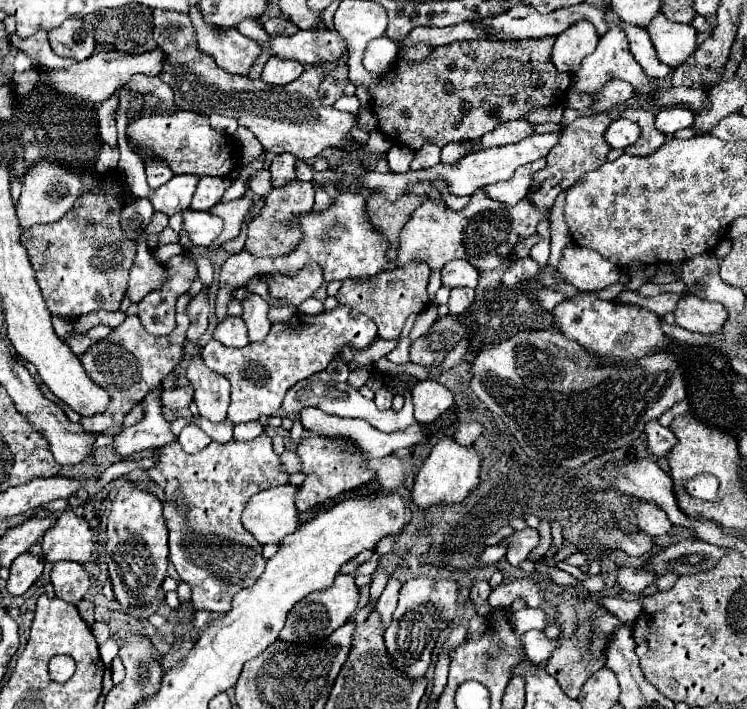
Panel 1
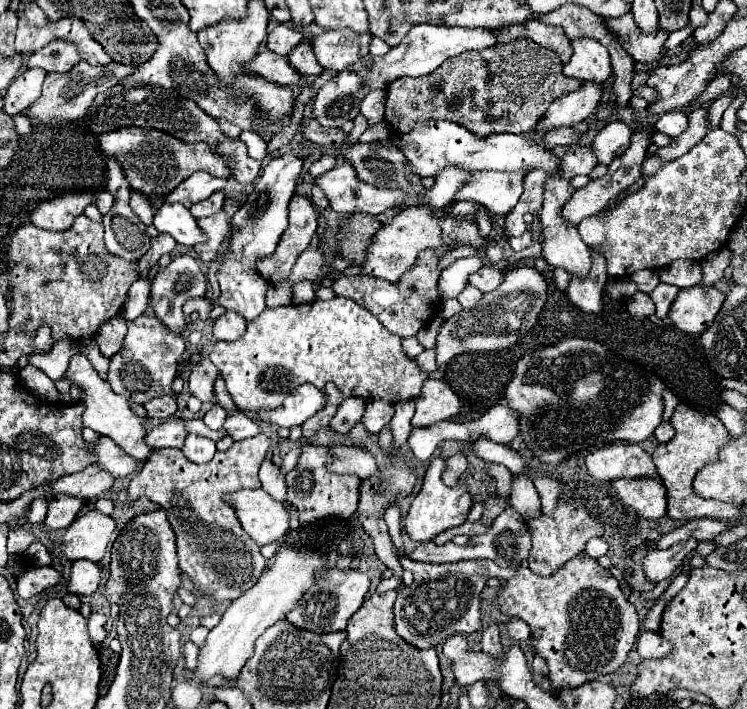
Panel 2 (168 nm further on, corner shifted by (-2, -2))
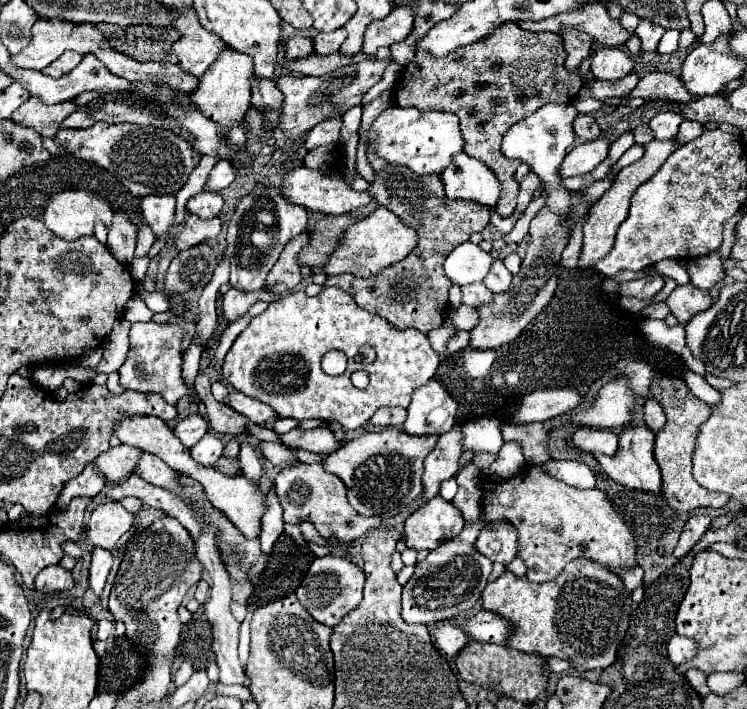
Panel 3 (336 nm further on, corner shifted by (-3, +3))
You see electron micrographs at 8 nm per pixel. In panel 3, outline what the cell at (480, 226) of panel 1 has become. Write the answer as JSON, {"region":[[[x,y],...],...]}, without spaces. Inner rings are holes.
{"region":[[[380,206],[376,212],[372,212],[368,218],[358,220],[356,224],[352,224],[342,242],[336,248],[336,254],[332,254],[330,262],[324,266],[328,276],[334,274],[344,274],[350,272],[354,276],[374,276],[380,270],[384,270],[386,266],[392,266],[400,260],[404,260],[418,242],[418,234],[412,226],[408,226],[406,222],[402,222],[394,212],[390,212],[388,208]]]}

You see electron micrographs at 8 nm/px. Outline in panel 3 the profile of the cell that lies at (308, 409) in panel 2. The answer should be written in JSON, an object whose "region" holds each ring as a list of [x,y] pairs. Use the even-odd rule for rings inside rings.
{"region":[[[230,390],[228,398],[224,402],[230,408],[234,408],[236,412],[244,414],[248,420],[258,422],[258,424],[264,424],[268,420],[276,420],[278,418],[278,414],[276,414],[276,410],[272,406],[268,406],[264,402],[258,402],[254,398],[248,398],[248,396],[244,396],[242,392],[236,392],[236,390]]]}

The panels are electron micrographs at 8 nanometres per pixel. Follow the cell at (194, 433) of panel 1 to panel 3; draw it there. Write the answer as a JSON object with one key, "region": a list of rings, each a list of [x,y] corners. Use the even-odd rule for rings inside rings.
{"region":[[[206,432],[204,438],[190,448],[190,454],[196,462],[204,466],[214,466],[222,456],[222,450],[224,450],[224,442],[214,432]]]}

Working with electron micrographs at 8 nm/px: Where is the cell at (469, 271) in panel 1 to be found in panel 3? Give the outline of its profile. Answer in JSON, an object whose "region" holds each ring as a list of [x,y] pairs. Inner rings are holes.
{"region":[[[494,260],[492,268],[488,272],[488,276],[484,278],[484,284],[492,290],[492,292],[506,292],[510,288],[512,282],[512,274],[508,272],[508,268],[504,266],[502,260]]]}

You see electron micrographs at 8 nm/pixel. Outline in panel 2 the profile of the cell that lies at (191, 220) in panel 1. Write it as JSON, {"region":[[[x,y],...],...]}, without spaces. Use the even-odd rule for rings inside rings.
{"region":[[[163,203],[153,215],[153,225],[159,233],[169,233],[181,245],[193,247],[197,243],[205,243],[205,235],[195,217],[181,203]]]}

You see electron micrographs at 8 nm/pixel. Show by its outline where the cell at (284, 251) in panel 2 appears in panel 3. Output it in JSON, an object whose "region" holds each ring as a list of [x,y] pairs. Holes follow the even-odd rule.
{"region":[[[308,232],[298,234],[296,238],[292,238],[286,248],[282,250],[278,262],[274,264],[274,268],[270,270],[268,278],[266,278],[266,288],[274,294],[284,294],[288,290],[292,290],[298,282],[300,282],[300,262],[298,262],[298,254],[302,252],[302,248],[308,244]]]}

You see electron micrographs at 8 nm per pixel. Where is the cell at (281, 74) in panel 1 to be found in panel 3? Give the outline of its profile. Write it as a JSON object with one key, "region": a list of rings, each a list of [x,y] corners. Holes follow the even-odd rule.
{"region":[[[338,28],[334,32],[318,32],[314,38],[314,52],[320,56],[326,54],[336,54],[336,50],[340,48],[340,44],[346,38],[346,30]]]}

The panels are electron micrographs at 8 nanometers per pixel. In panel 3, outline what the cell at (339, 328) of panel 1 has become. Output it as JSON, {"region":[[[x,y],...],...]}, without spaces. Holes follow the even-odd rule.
{"region":[[[324,288],[318,296],[292,292],[282,300],[270,302],[236,338],[226,354],[222,374],[228,386],[274,406],[282,418],[336,420],[346,430],[356,430],[382,406],[408,408],[412,392],[434,376],[438,364],[440,358],[422,332],[414,328],[398,330],[384,318],[358,308],[348,292]],[[364,344],[376,350],[372,364],[356,362],[356,354]],[[332,348],[342,350],[348,358],[348,368],[342,376],[326,376],[320,368],[322,356]],[[356,370],[370,374],[366,390],[352,386],[350,376]]]}

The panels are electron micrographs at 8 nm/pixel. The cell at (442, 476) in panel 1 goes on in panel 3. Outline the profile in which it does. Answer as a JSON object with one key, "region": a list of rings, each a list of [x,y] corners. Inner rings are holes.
{"region":[[[434,496],[406,516],[406,546],[414,550],[432,550],[440,540],[460,534],[462,526],[462,512],[442,496]]]}

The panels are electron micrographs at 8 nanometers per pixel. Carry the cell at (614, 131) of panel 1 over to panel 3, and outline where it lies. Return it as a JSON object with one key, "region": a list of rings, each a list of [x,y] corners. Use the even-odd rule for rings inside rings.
{"region":[[[602,132],[596,140],[578,144],[572,152],[566,154],[562,162],[562,176],[580,176],[586,172],[592,172],[606,156],[612,146],[614,138],[608,132]]]}

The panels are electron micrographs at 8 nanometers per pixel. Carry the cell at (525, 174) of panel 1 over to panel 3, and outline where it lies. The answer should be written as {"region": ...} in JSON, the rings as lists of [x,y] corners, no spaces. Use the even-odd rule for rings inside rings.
{"region":[[[458,154],[454,162],[440,176],[446,198],[450,200],[476,200],[484,206],[496,206],[500,198],[500,180],[480,160],[468,154]]]}

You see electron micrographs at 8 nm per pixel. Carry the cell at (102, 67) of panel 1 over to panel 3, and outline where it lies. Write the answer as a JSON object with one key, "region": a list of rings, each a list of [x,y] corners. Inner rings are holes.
{"region":[[[32,96],[26,104],[22,104],[14,114],[10,116],[14,122],[32,126],[40,136],[50,136],[54,138],[56,132],[60,130],[60,124],[66,116],[70,116],[76,110],[76,102],[58,102],[58,104],[44,104],[42,98]]]}

